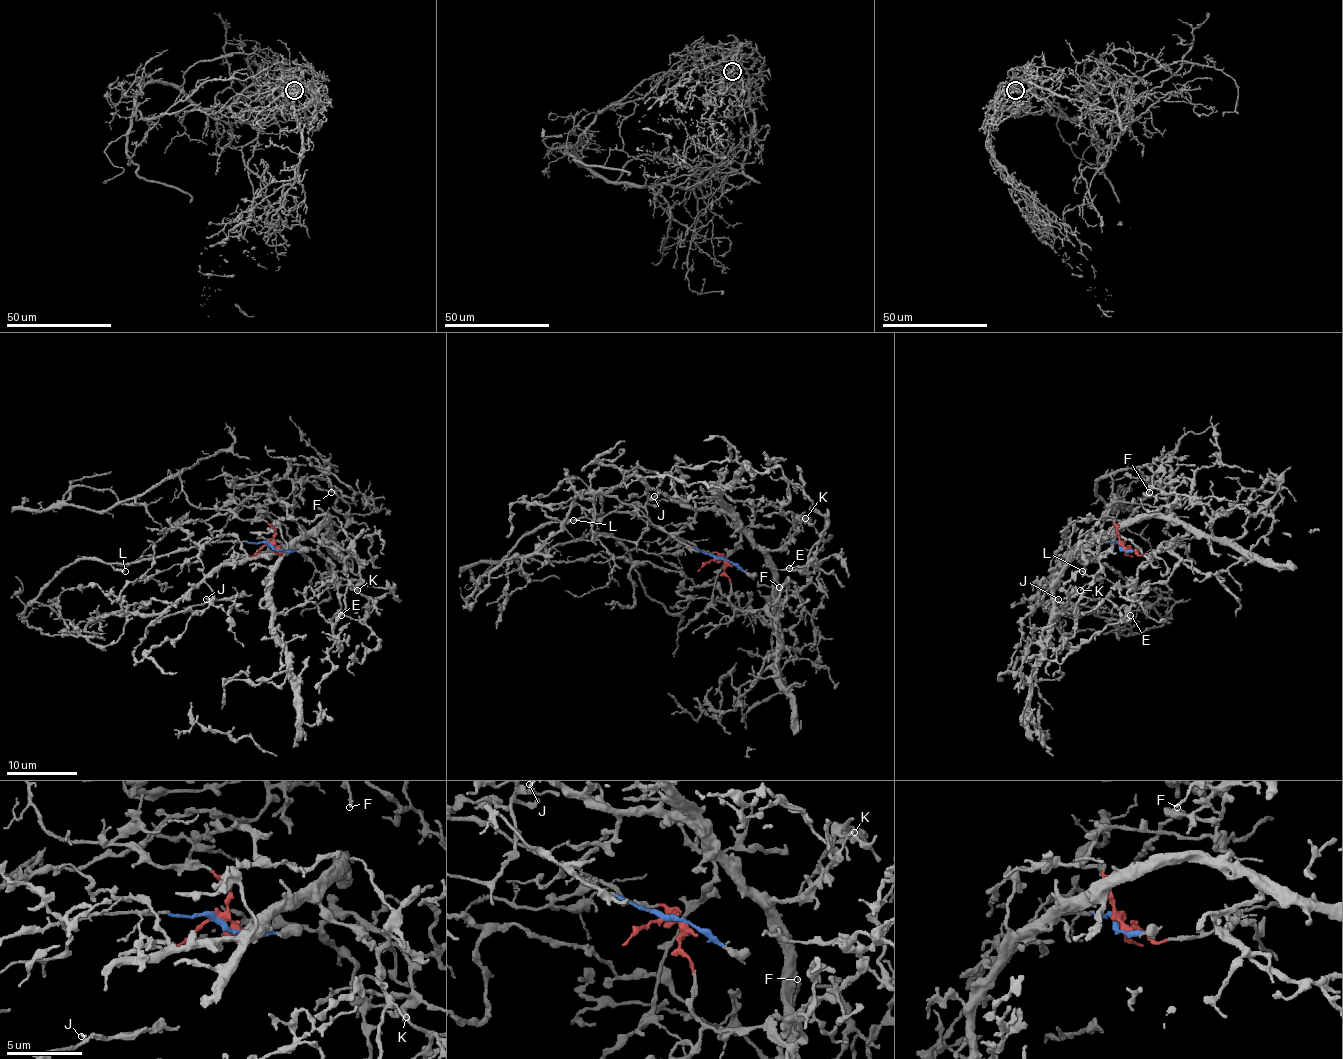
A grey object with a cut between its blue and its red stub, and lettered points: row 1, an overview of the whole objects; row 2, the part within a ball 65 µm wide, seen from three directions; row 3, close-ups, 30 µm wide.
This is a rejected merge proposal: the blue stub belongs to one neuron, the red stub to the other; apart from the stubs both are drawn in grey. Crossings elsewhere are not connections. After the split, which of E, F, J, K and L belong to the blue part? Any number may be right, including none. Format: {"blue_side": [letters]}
{"blue_side": ["L"]}

